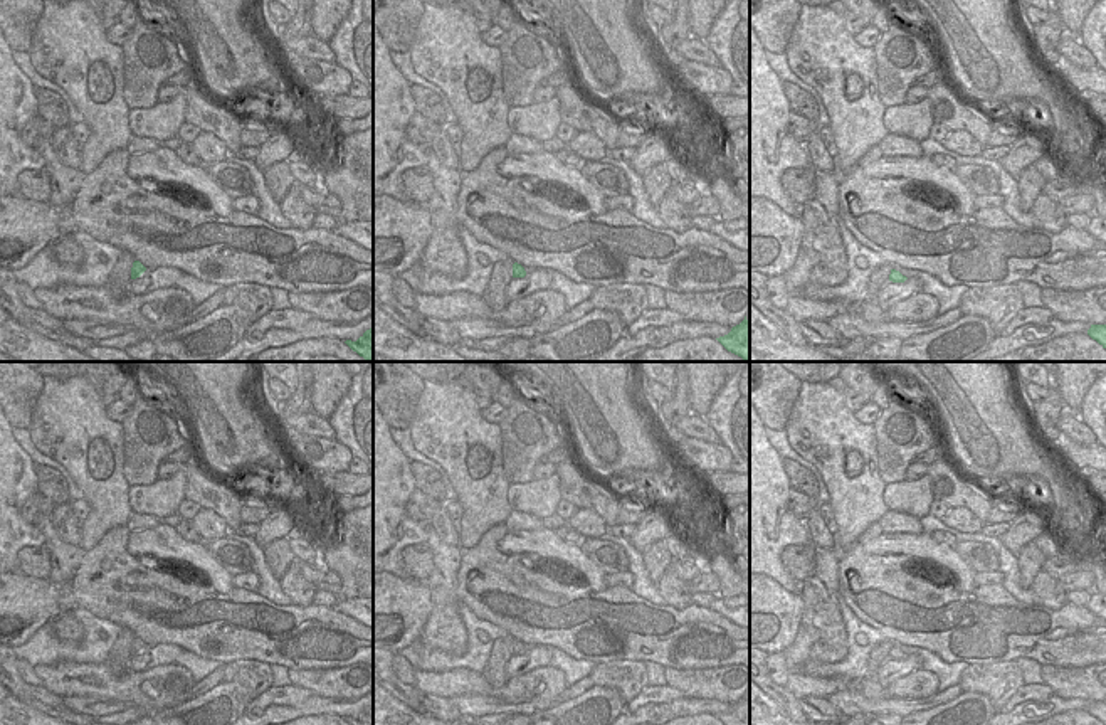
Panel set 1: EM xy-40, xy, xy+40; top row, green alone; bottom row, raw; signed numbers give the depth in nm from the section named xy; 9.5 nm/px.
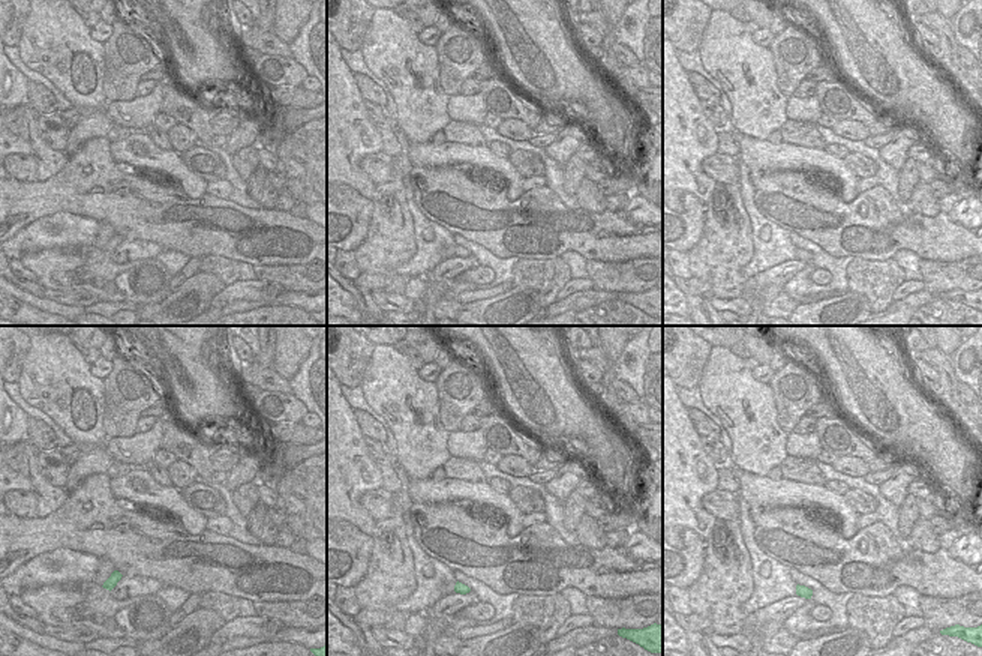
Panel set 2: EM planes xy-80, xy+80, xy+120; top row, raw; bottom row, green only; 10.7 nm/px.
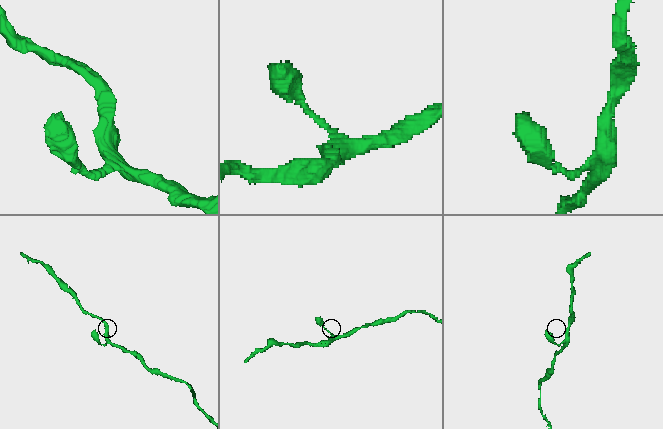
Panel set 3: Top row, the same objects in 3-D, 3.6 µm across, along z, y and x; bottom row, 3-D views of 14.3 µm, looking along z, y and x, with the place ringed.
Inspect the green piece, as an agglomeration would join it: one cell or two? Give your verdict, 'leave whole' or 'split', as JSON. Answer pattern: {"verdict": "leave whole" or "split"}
{"verdict": "leave whole"}

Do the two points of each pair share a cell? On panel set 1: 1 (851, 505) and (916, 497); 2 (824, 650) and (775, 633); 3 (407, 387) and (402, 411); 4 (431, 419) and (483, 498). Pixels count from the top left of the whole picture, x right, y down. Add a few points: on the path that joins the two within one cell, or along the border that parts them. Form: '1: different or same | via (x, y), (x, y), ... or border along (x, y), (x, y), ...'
1: different | border along (884, 485), (883, 502), (890, 508)
2: different | border along (804, 601), (799, 631), (782, 651)
3: same | via (402, 392), (402, 406)
4: same | via (451, 439), (463, 451), (463, 463), (471, 478)

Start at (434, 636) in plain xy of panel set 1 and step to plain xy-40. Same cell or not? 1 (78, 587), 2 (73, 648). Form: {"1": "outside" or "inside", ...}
{"1": "outside", "2": "outside"}

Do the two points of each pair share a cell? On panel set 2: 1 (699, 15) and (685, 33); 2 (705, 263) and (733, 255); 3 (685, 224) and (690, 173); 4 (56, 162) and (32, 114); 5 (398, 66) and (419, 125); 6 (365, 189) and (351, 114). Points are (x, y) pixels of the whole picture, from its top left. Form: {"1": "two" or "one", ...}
{"1": "one", "2": "one", "3": "two", "4": "one", "5": "one", "6": "one"}

